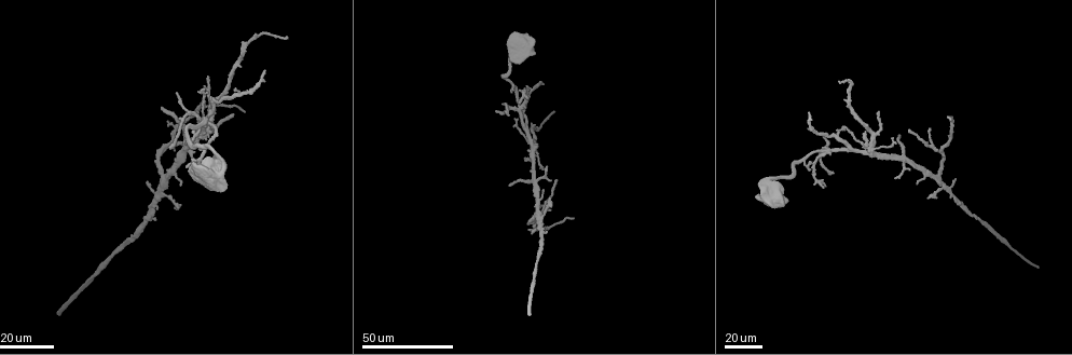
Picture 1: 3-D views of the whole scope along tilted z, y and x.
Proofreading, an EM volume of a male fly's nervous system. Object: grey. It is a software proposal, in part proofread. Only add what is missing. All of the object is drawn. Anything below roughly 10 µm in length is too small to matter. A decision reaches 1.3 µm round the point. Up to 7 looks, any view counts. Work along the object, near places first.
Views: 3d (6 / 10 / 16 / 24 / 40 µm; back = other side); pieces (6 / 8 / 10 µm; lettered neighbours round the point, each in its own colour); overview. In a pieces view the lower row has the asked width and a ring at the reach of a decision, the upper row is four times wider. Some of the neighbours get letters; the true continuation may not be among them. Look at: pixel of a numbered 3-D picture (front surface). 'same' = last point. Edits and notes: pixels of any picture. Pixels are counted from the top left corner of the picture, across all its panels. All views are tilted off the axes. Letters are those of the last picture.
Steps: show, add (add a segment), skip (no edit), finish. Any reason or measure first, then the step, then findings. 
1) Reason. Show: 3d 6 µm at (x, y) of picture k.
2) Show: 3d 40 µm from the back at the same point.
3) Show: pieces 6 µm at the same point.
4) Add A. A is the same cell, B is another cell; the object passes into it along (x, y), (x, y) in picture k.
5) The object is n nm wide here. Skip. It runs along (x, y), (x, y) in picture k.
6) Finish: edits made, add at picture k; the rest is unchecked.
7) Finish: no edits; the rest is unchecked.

An open end. Show: 3d 40 µm at (497, 112) of picture 1.

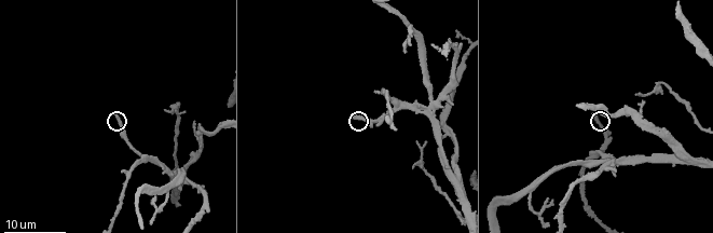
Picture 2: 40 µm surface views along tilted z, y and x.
Show: pieces 8 µm at (352, 117) of picture 2.

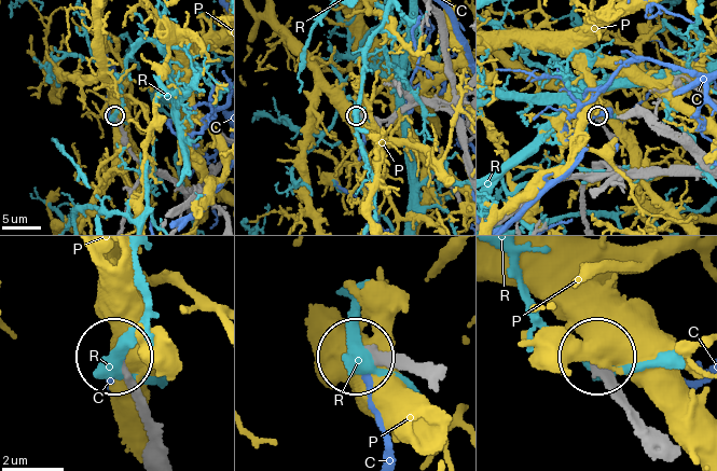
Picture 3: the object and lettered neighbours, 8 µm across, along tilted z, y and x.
The object is 240 nm wide here. Skip. C, P and R are other cells; it runs along (443, 372), (357, 355) in picture 3; none of them fits.

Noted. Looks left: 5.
An open end. Show: 3d 24 µm at (545, 165) of picture 1.

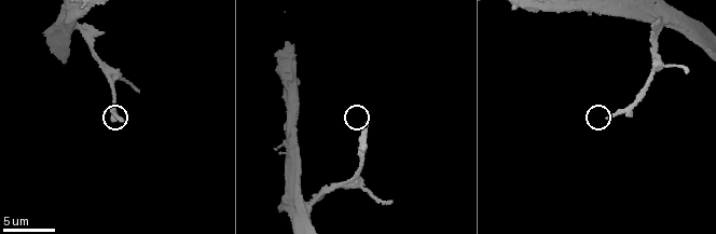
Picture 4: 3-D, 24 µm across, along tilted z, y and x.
Show: pieces 6 µm at (606, 117) of picture 4.

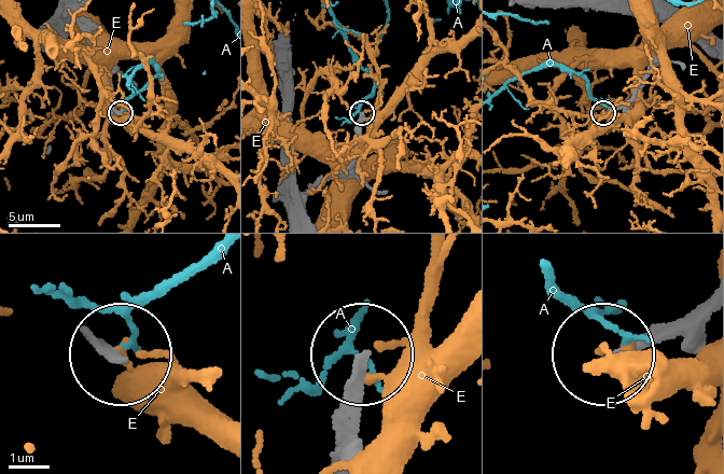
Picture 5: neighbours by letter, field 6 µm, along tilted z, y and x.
Skip. A and E are other cells; none of them fits.

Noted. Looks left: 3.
Show: 3d 24 µm at (807, 112) of picture 1.

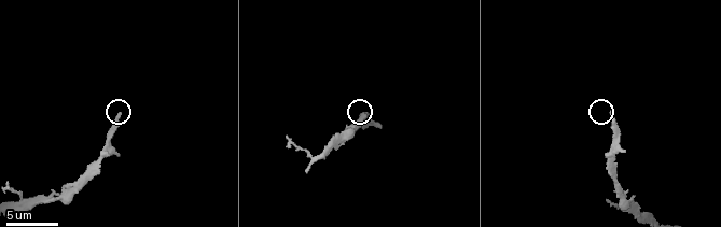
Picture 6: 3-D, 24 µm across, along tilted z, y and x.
Show: pieces 8 µm at (117, 117) of picture 6.

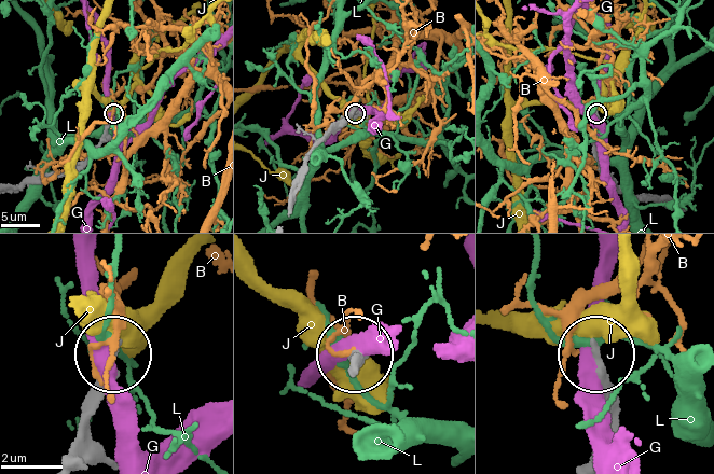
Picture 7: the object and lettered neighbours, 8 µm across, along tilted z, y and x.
Skip. B, G, J and L are other cells; none of them fits.

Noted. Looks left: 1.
Finish: no edits; the rest is unchecked.

